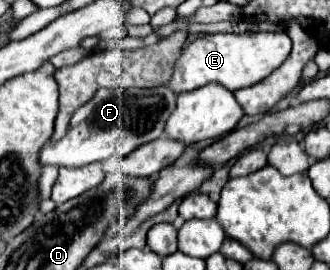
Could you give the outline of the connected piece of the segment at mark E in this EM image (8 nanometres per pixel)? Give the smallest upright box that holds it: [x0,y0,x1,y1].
[167,31,291,95]

